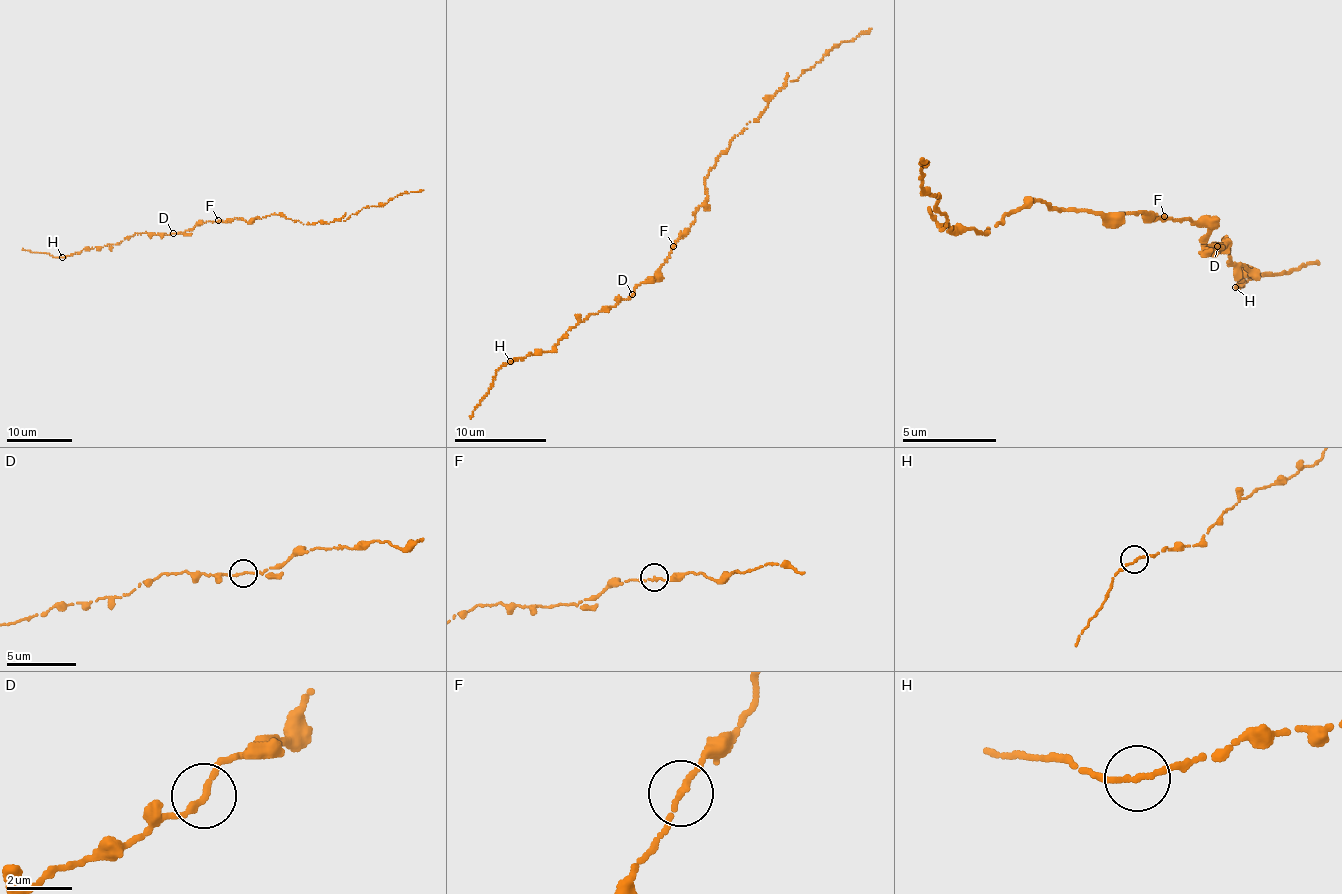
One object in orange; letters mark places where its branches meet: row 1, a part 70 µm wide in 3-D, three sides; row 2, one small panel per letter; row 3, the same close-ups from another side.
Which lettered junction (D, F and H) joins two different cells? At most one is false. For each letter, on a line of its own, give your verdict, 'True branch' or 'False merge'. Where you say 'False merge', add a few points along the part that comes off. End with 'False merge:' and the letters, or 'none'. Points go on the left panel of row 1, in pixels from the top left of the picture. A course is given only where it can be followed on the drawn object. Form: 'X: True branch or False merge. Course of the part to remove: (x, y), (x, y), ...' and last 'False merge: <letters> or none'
D: True branch
F: True branch
H: True branch
False merge: none

